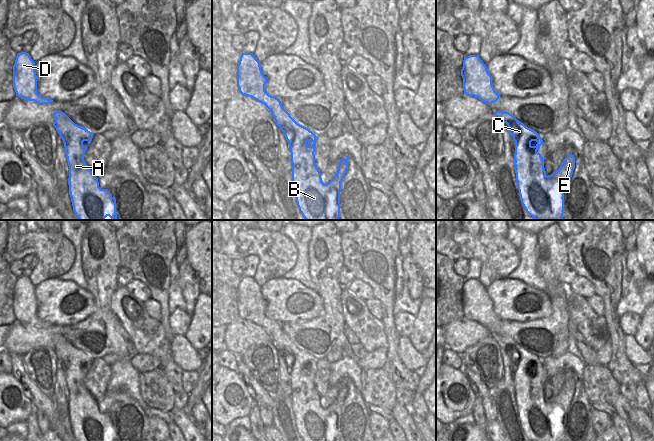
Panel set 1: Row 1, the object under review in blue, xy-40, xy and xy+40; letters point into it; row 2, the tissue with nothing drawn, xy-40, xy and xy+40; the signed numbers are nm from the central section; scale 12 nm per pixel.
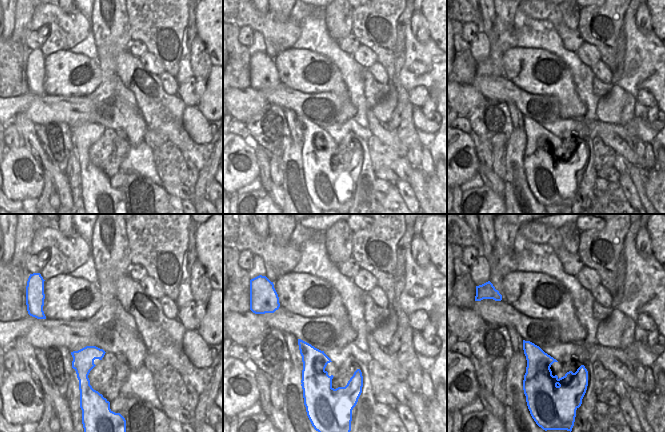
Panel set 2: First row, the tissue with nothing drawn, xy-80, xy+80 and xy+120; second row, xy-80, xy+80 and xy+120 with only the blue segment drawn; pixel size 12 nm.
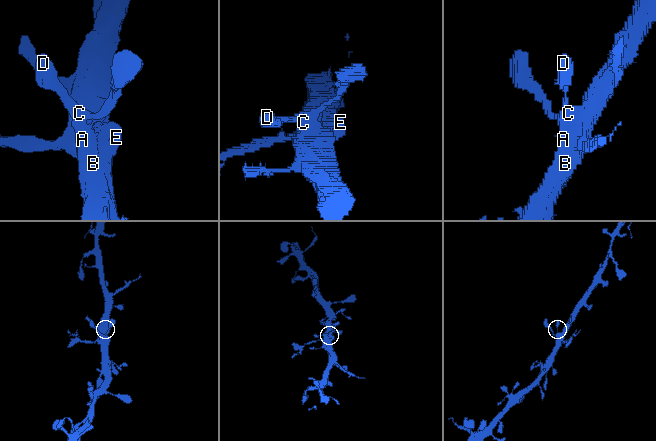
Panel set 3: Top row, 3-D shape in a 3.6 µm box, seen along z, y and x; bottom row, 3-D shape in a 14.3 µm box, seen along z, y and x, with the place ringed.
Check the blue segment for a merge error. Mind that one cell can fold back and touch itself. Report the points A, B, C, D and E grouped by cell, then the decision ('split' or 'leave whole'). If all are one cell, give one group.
groups A B C D E; leave whole

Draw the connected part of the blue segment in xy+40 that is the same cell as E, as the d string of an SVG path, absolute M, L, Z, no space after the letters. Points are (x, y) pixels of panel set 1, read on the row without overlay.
M495 335L494 338L507 348L515 365L514 394L526 436L532 441L563 441L564 415L575 392L575 381L568 378L560 392L547 400L544 392L546 381L542 382L537 376L544 368L540 359L509 336Z

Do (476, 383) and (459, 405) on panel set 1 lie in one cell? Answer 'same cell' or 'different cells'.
different cells

